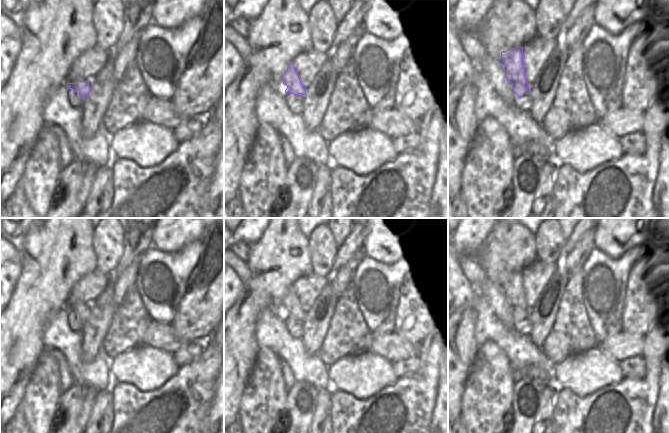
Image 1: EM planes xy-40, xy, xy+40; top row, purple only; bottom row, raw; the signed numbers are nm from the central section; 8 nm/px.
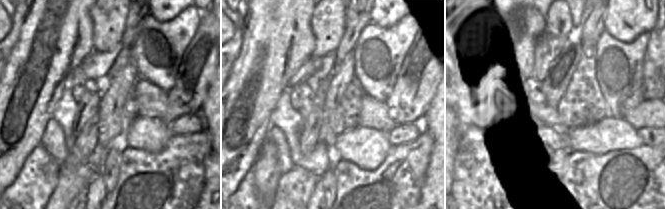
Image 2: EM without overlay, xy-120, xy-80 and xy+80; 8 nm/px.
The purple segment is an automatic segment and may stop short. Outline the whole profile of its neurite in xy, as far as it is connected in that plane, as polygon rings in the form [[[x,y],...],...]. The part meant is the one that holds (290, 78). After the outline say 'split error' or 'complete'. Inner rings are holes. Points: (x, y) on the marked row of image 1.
[[[293,62],[289,65],[281,80],[287,86],[285,93],[292,93],[294,95],[306,94],[306,87],[301,83]]]; complete

